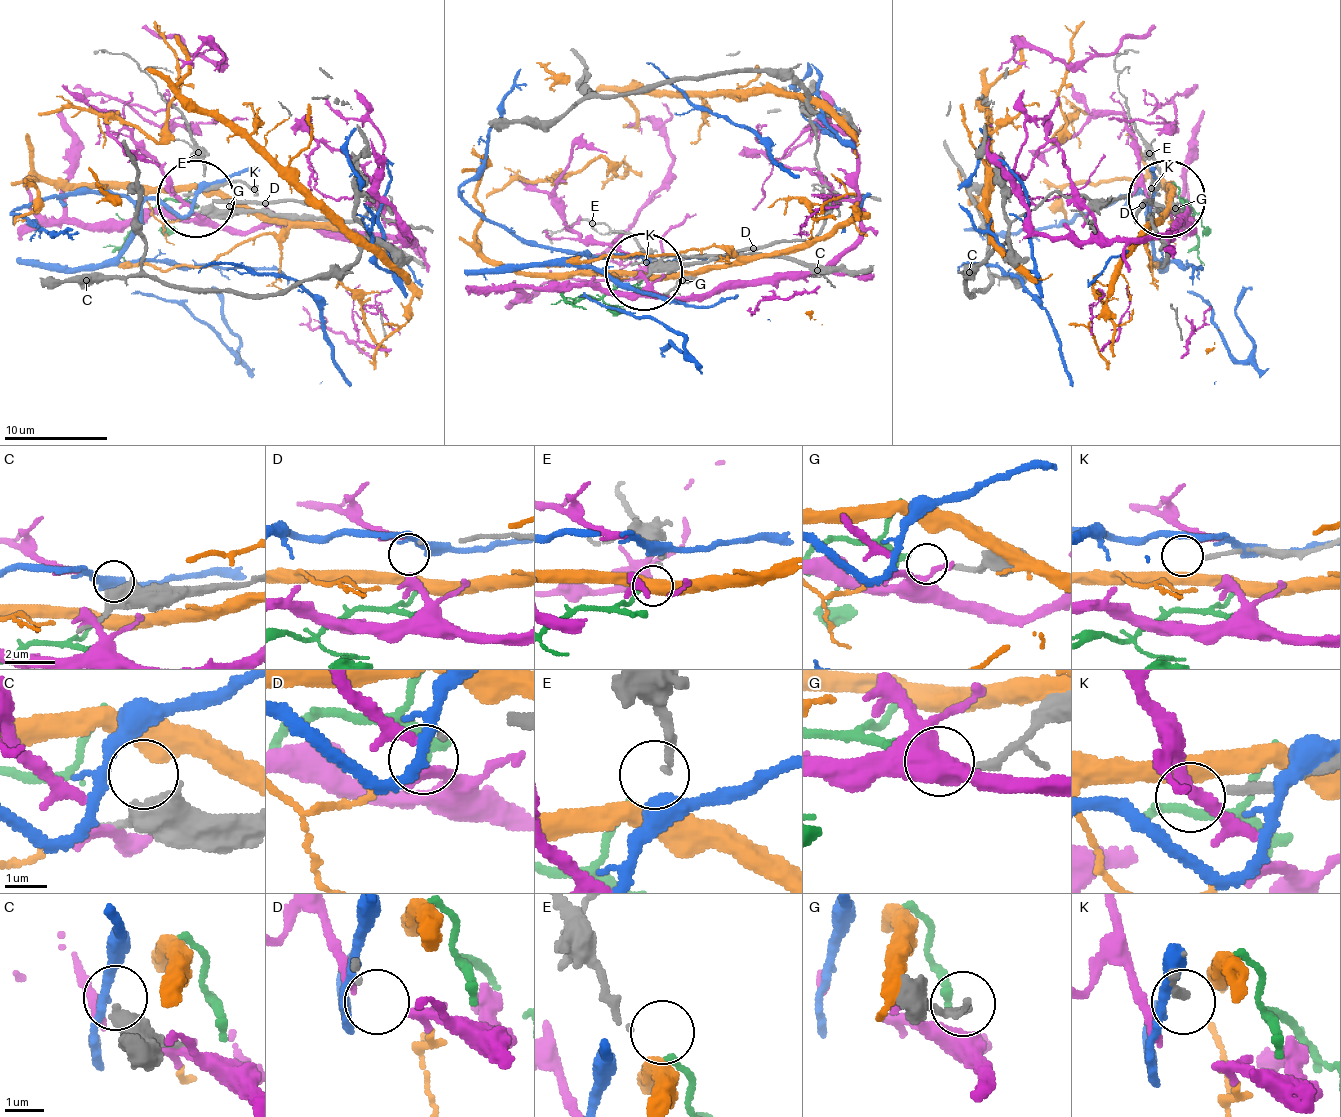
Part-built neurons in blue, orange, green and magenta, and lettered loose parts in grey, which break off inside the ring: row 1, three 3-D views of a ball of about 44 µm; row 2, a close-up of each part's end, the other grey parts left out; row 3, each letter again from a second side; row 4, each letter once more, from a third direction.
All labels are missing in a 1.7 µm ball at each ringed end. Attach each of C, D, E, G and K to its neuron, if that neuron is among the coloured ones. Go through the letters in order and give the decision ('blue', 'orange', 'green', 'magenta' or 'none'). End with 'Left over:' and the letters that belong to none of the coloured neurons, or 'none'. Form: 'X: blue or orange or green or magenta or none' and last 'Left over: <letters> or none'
C: none
D: none
E: orange
G: green
K: none
Left over: C, D, K

